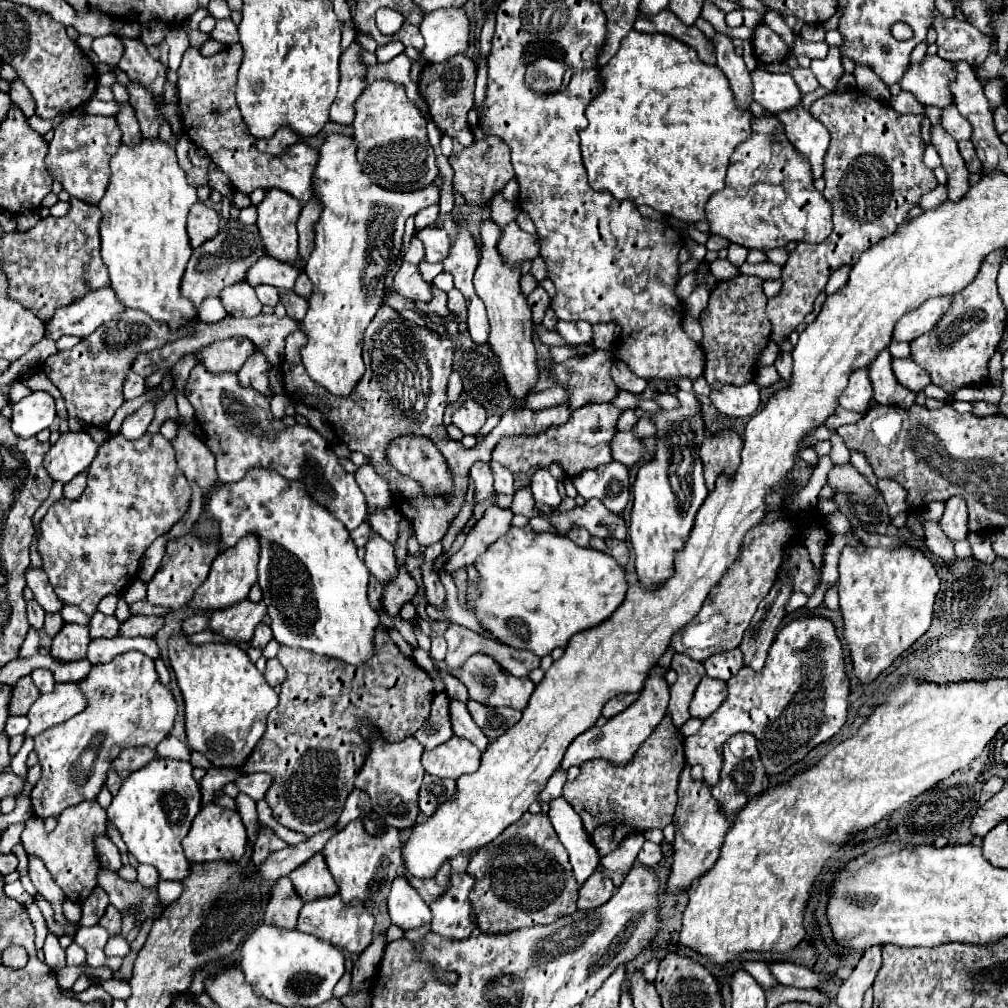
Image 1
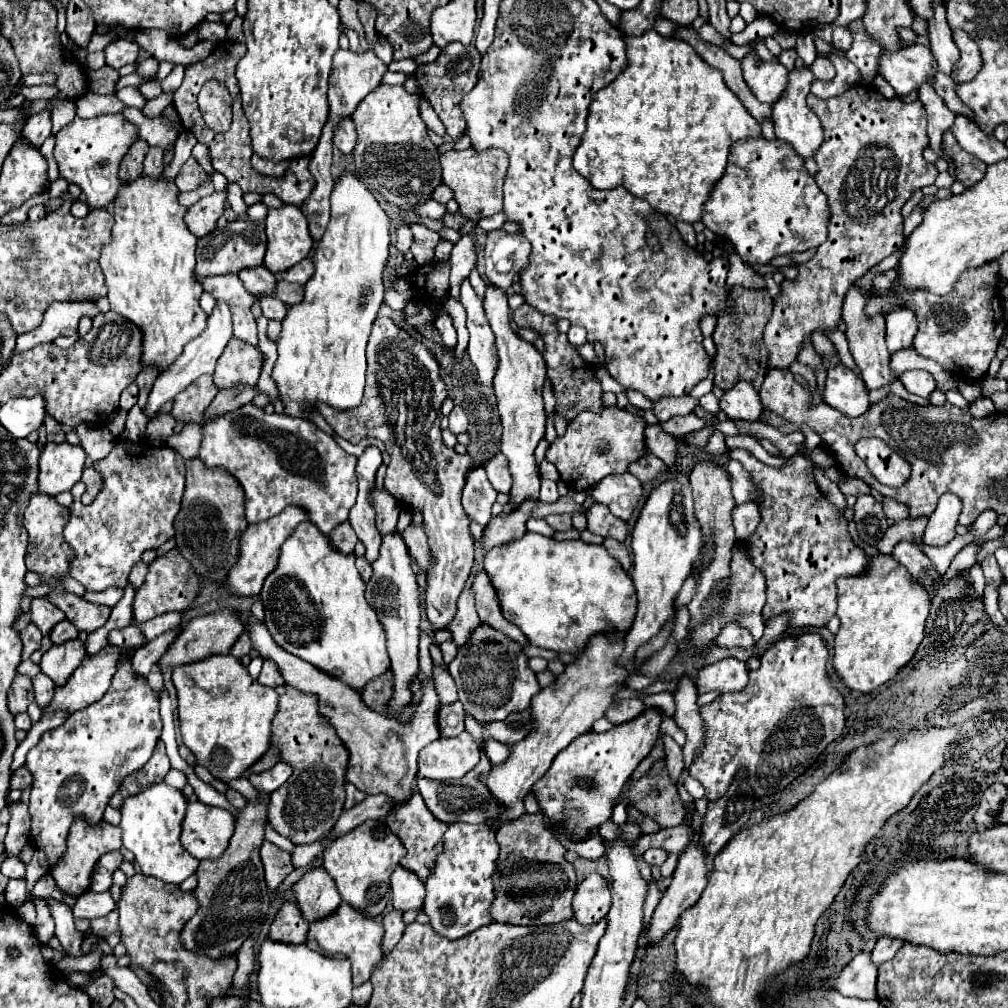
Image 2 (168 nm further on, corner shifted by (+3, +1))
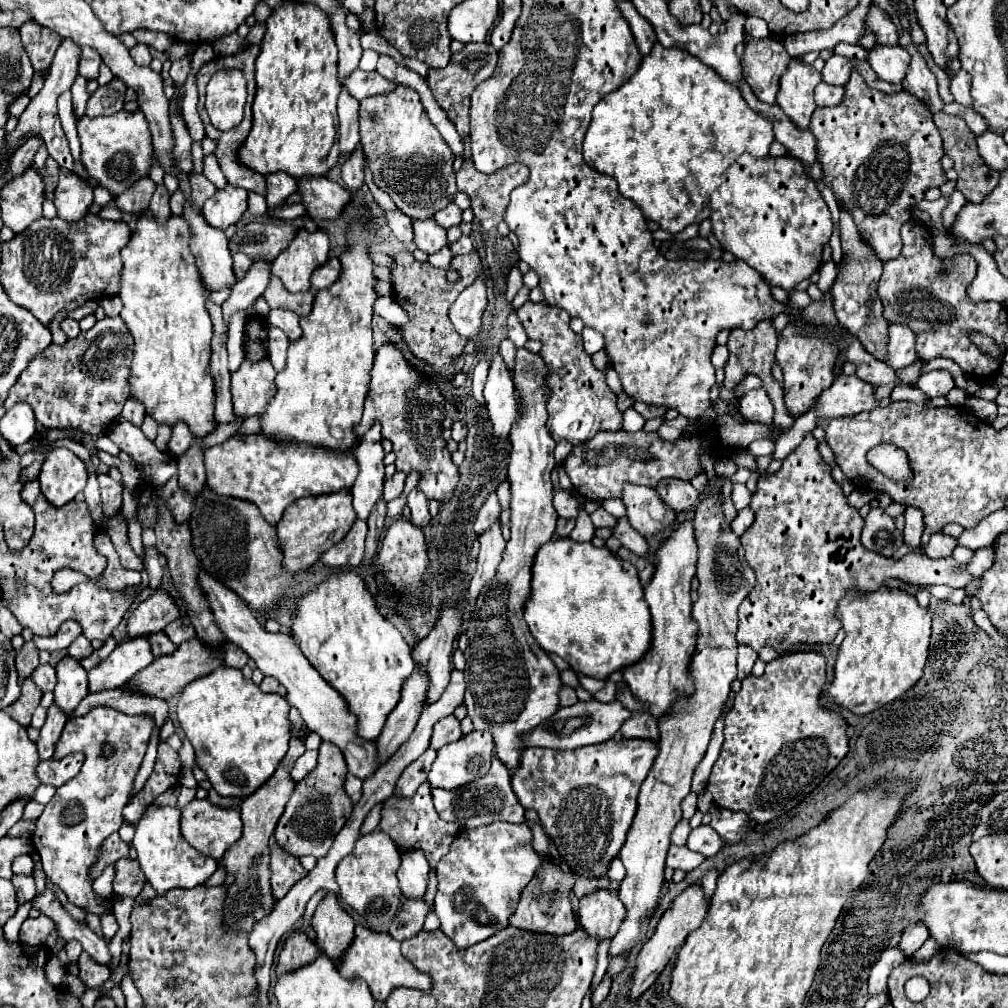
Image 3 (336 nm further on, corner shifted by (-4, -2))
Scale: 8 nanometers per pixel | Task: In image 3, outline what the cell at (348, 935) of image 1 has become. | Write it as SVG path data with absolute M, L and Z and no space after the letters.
M363 926L355 928L355 940L349 946L349 950L345 952L339 972L347 980L363 978L369 984L369 990L371 990L371 994L373 994L375 1000L387 1000L389 994L393 992L393 988L399 988L399 986L415 988L415 990L421 990L421 992L431 992L433 990L431 976L419 972L401 954L401 942L399 940L393 940L393 936L389 936L388 933L371 932L367 928L363 928Z

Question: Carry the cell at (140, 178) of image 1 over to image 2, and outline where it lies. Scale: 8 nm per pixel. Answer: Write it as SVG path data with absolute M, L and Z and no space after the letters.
M142 173L134 181L122 181L118 197L114 199L116 223L112 229L112 241L106 243L100 253L100 267L108 285L110 309L124 315L142 329L142 363L154 363L158 365L158 369L166 369L182 353L184 345L204 331L208 319L198 305L202 285L194 279L194 249L198 239L188 231L184 223L184 215L188 209L178 201L178 195L180 189L176 187L176 183L168 181L164 175L148 177Z

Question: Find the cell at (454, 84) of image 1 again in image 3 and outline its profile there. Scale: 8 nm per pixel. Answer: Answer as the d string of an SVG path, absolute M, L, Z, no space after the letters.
M489 42L481 44L467 44L463 52L453 54L447 68L433 68L427 74L427 84L431 88L431 94L439 102L439 106L447 112L449 120L457 126L457 132L465 138L469 136L469 102L471 92L477 88L479 82L487 80L497 66L497 50Z

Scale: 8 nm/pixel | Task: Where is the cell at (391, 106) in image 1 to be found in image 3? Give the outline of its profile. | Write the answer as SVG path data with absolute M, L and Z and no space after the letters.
M399 84L389 94L377 94L377 96L363 98L359 102L359 136L361 136L361 148L365 152L365 158L369 160L369 168L373 172L377 186L383 188L391 196L395 206L403 210L407 216L411 216L413 220L433 218L435 212L439 212L449 202L453 202L457 194L455 172L453 172L455 154L451 152L451 148L447 146L439 130L427 118L421 106L419 94L413 88Z

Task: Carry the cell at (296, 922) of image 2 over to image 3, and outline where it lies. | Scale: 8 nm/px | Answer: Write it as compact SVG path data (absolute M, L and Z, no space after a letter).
M303 932L291 934L287 938L279 962L277 962L277 976L283 976L285 972L295 972L297 968L303 968L305 964L311 964L319 956L319 950L313 940L309 940Z

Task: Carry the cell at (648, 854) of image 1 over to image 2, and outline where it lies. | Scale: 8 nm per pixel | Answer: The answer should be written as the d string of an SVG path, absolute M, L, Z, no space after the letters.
M648 849L644 853L644 859L648 865L662 865L666 861L666 851L664 849Z

